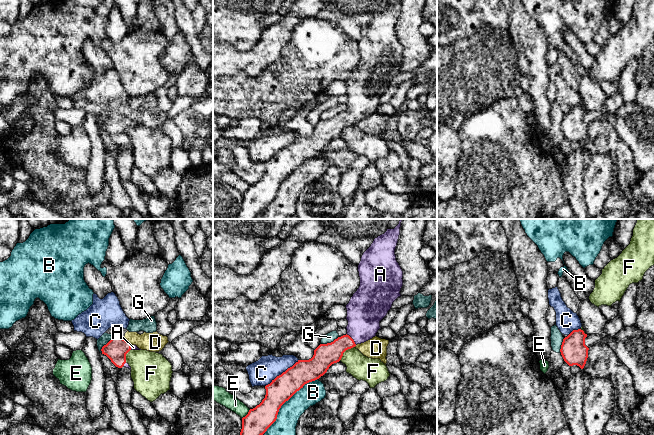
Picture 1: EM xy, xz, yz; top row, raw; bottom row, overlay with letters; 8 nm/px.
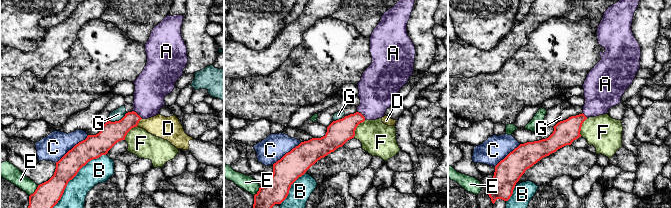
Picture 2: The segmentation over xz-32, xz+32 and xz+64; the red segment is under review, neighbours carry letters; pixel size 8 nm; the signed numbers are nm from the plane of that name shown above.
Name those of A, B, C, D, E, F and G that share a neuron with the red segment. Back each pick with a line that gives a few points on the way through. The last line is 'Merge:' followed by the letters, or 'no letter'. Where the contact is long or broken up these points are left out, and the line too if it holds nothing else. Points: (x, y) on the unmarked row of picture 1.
A: runs through xz (327, 130), (352, 115), (363, 101), (365, 87)
Merge: A

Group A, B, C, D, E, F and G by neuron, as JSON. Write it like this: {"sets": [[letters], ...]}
{"sets": [["A"], ["B"], ["C", "D"], ["E"], ["F"], ["G"]]}

